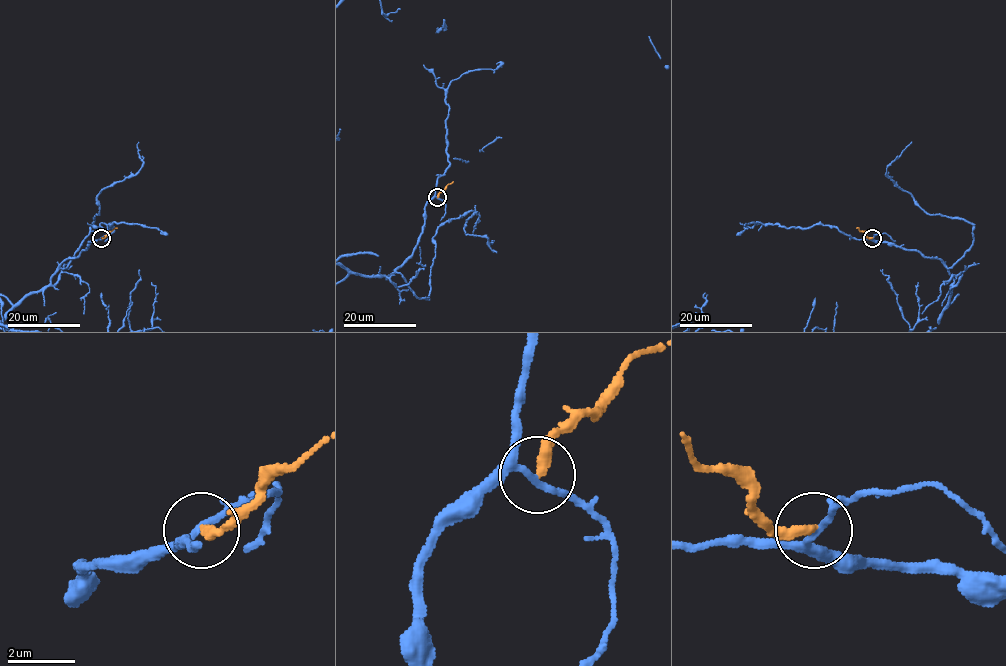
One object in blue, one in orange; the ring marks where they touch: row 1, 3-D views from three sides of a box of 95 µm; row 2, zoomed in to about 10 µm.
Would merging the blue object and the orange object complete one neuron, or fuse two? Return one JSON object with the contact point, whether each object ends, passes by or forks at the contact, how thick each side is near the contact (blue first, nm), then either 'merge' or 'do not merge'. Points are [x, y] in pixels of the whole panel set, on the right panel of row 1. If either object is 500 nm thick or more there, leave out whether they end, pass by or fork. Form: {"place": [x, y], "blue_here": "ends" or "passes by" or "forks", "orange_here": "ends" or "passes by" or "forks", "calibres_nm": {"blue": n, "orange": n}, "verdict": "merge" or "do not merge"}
{"place": [872, 238], "blue_here": "forks", "orange_here": "ends", "calibres_nm": {"blue": 150, "orange": 320}, "verdict": "do not merge"}

